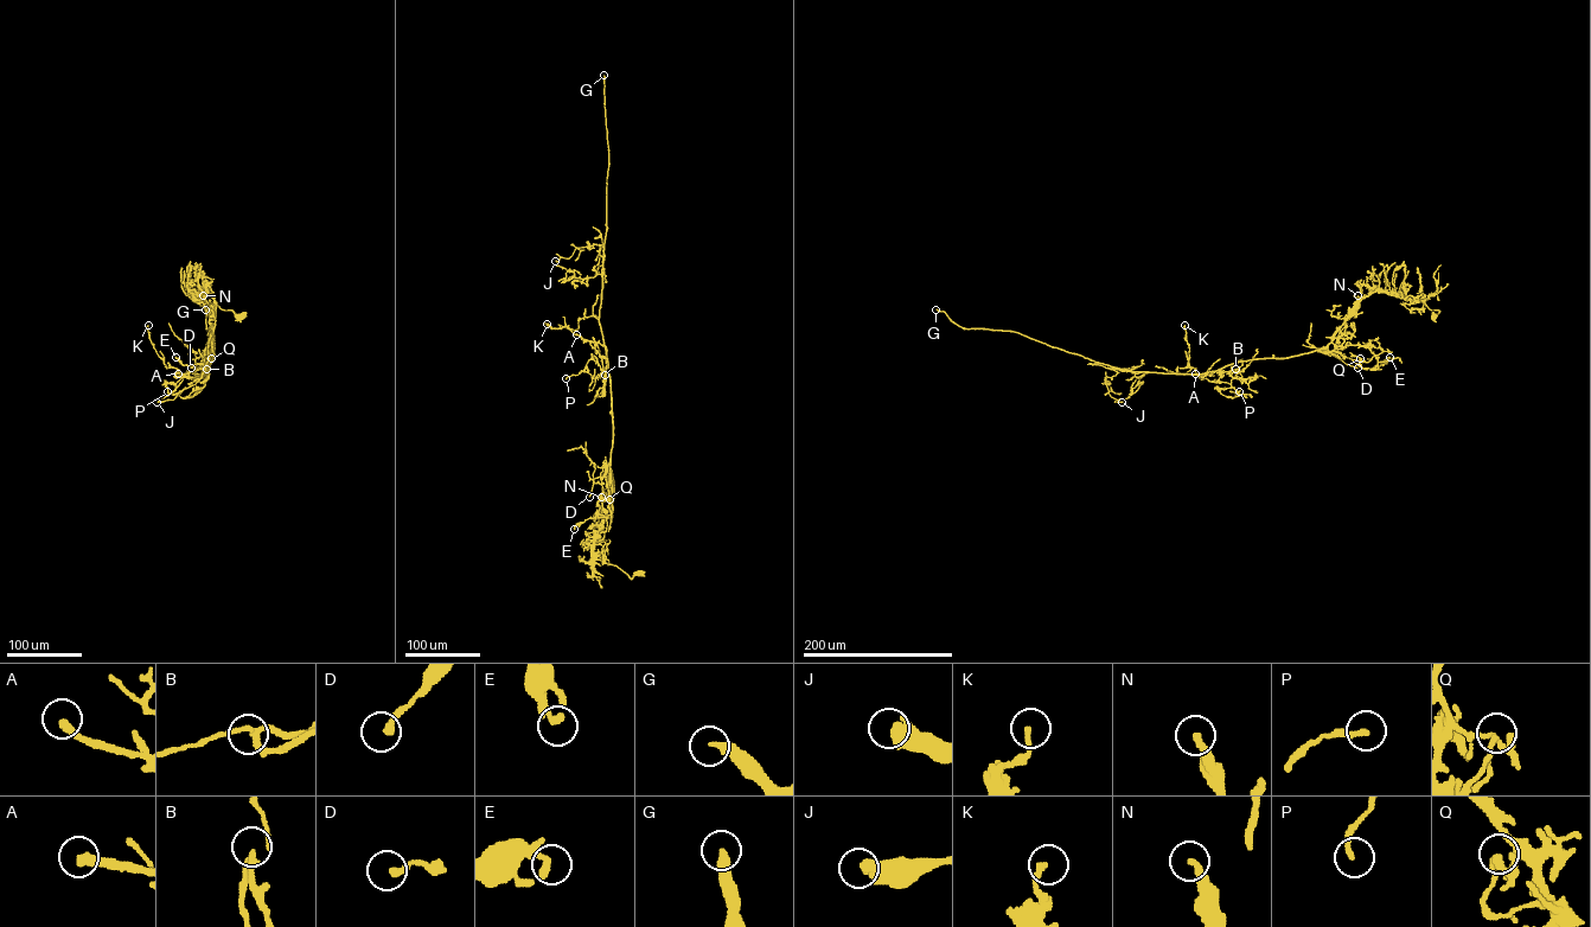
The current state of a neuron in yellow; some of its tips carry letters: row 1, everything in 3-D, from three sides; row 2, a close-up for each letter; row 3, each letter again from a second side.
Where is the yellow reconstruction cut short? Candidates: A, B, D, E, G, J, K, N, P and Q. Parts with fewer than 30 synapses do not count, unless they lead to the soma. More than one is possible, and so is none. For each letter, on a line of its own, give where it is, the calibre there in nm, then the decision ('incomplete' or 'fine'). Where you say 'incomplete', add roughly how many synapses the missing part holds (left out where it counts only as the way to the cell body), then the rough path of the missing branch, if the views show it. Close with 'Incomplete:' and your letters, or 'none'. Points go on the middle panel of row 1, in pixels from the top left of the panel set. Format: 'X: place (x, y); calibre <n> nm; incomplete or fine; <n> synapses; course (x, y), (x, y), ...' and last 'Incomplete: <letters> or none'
A: place (576, 334); calibre 320 nm; incomplete; 60 synapses
B: place (605, 375); calibre 180 nm; fine
D: place (589, 497); calibre 260 nm; fine
E: place (574, 529); calibre 320 nm; fine
G: place (604, 75); calibre 360 nm; incomplete; 3500 synapses
J: place (555, 261); calibre 600 nm; fine
K: place (547, 324); calibre 180 nm; fine
N: place (601, 497); calibre 260 nm; fine
P: place (566, 378); calibre 190 nm; fine
Q: place (609, 499); calibre 170 nm; fine
Incomplete: A, G

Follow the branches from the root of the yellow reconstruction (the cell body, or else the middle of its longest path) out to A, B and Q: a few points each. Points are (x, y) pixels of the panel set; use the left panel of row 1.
A: (242, 317), (198, 301), (200, 294), (208, 292), (215, 302), (215, 357), (200, 376), (178, 374)
B: (242, 317), (198, 301), (205, 295), (200, 294), (208, 292), (215, 302), (215, 357), (209, 372), (206, 369)
Q: (242, 317), (198, 301), (200, 294), (208, 292), (215, 302), (212, 351), (206, 350), (213, 349), (211, 358)

